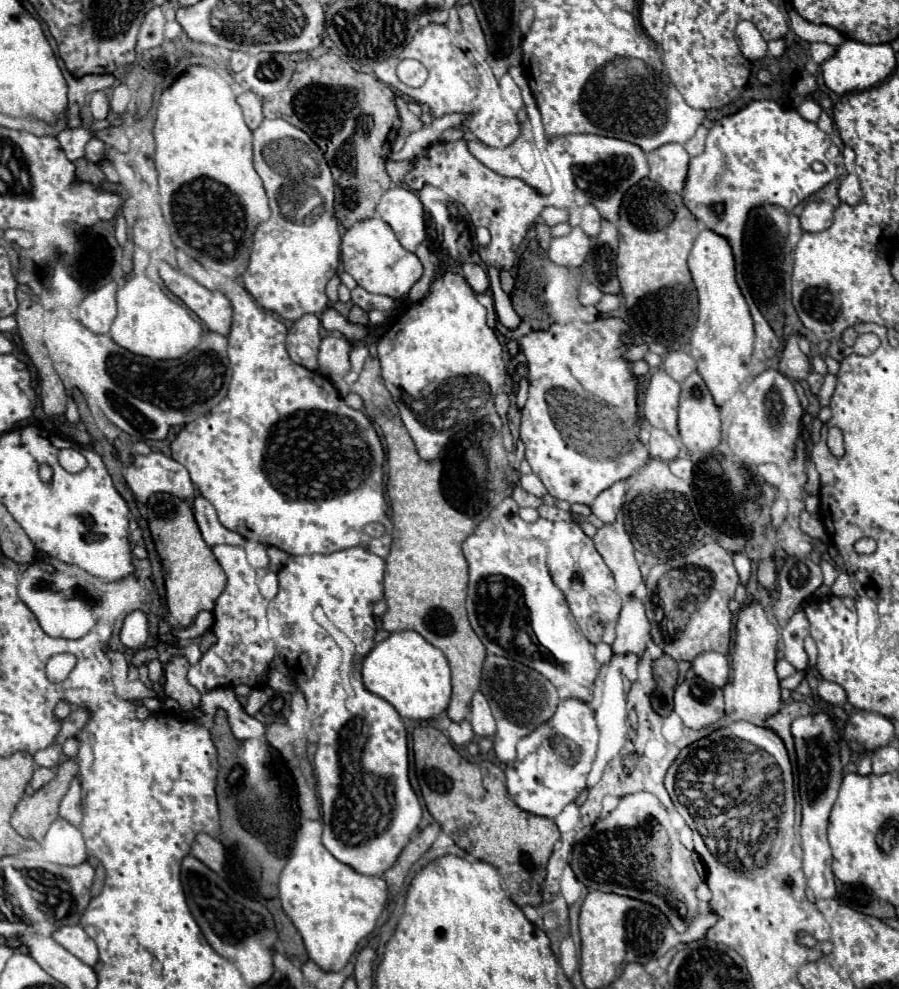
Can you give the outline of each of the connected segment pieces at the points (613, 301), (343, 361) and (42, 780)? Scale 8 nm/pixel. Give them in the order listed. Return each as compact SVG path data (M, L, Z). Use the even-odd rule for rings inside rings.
M603 296L595 308L599 310L599 314L613 314L619 308L619 304L621 296Z
M333 336L323 338L323 342L319 346L317 372L321 372L323 376L347 374L349 372L349 358L347 358L349 350L351 350L351 344L347 342L347 338L333 338Z
M35 768L33 780L31 780L29 786L27 786L27 794L37 792L41 786L45 786L47 782L51 782L53 778L55 778L55 772L53 772L53 770L49 770L49 768Z

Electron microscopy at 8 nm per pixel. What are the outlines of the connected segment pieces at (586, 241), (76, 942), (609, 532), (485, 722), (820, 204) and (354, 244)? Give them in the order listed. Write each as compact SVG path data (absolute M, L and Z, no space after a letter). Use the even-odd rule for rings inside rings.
M573 228L571 234L563 238L553 238L547 254L549 260L559 266L577 268L585 262L589 248L591 248L591 238L581 228Z
M63 926L53 932L53 940L89 966L97 962L97 946L81 926Z
M623 512L617 514L613 524L603 524L593 536L593 542L615 576L617 592L621 596L635 594L635 588L641 582L641 572L633 558L633 544L629 534L623 528Z
M475 692L473 700L471 700L471 720L469 722L477 736L491 738L495 734L495 720L493 720L489 704L481 692Z
M823 200L807 202L803 212L799 214L799 222L801 222L803 232L823 232L823 230L827 230L833 222L833 212L835 212L835 208L829 202L823 202Z
M379 218L363 220L345 230L341 242L341 262L343 270L349 272L361 288L365 288L371 294L389 296L393 300L405 298L423 274L423 266L419 264L417 256L413 252L407 252L397 242L391 228L387 228L387 224L383 224L383 220Z

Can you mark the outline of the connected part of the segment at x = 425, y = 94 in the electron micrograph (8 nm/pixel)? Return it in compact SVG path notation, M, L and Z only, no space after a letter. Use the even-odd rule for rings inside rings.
M447 22L445 24L427 24L427 26L423 26L421 30L417 30L417 34L413 36L413 40L405 46L405 50L403 50L399 56L395 56L395 58L391 58L391 60L383 60L383 62L379 62L379 64L375 66L375 76L377 76L383 84L393 86L397 92L409 96L413 102L417 102L417 104L421 104L421 106L429 106L429 112L431 112L435 118L441 118L441 116L445 116L445 114L463 114L463 116L467 116L461 126L467 128L469 132L473 132L479 142L483 142L483 144L487 144L487 146L493 146L493 148L505 148L505 146L509 146L509 144L519 136L519 132L521 132L521 126L519 126L517 116L515 116L516 110L514 105L523 104L521 91L518 86L515 88L517 94L519 94L519 98L515 98L513 90L507 90L506 92L506 90L502 90L502 87L500 89L498 83L500 79L490 77L488 64L487 69L481 71L482 76L479 78L476 70L476 60L487 60L489 55L484 33L481 40L479 40L479 38L467 38L467 36L463 34L463 28L461 28L461 31L451 30L451 28L449 30L446 25ZM403 58L421 60L421 64L429 70L429 78L427 78L427 82L425 82L421 88L409 88L409 86L405 86L403 82L399 82L399 78L397 78L397 74L395 74L395 68L397 68L397 64L399 64Z

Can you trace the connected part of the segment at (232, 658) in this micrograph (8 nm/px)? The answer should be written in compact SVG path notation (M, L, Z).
M221 544L213 548L213 554L227 574L227 588L217 598L213 608L215 622L211 632L217 636L217 642L201 656L197 664L189 668L187 674L189 684L195 686L201 694L231 684L245 684L251 688L261 686L267 682L269 664L275 658L275 642L267 632L267 606L263 604L263 596L257 588L257 572L247 562L245 550L241 546Z

